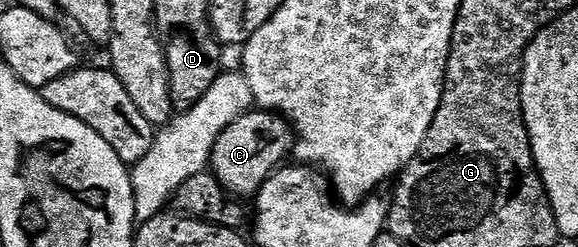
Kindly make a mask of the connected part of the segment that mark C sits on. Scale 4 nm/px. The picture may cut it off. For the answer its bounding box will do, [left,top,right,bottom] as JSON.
[208,109,292,197]

